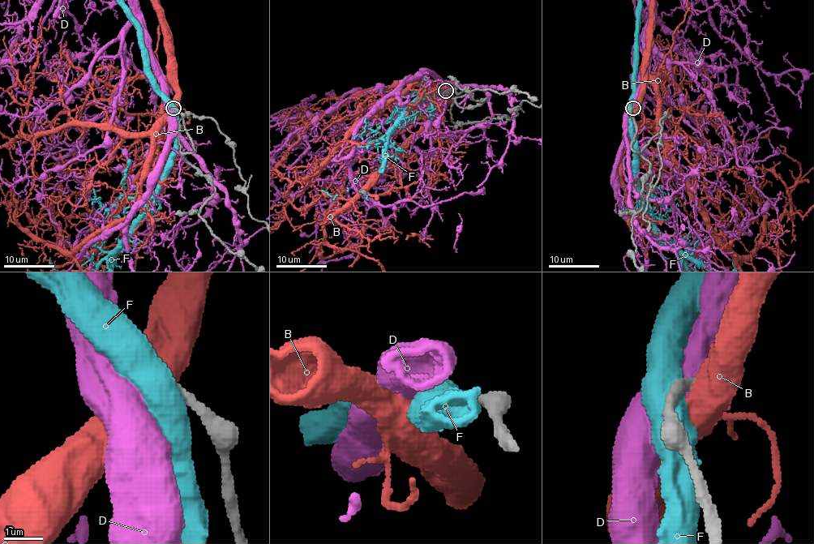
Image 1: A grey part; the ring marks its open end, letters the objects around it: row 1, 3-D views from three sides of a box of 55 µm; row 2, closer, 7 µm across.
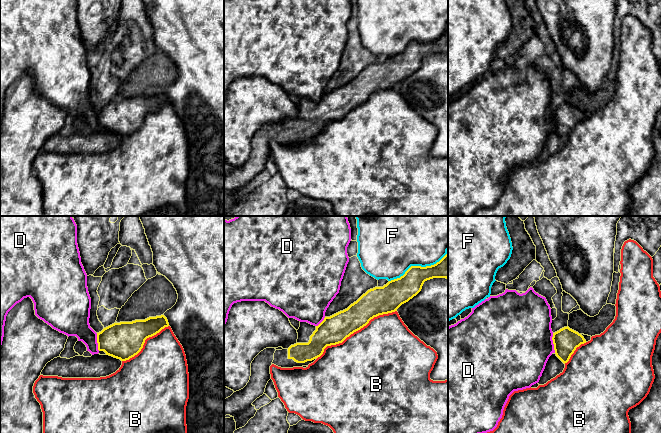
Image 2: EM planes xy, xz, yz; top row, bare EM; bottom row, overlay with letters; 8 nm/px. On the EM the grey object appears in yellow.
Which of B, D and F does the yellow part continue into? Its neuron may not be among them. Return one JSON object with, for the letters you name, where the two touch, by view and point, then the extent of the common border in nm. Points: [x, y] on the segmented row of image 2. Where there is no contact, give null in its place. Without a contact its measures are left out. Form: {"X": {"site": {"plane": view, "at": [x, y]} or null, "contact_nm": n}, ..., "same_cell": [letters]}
{"same_cell": []}

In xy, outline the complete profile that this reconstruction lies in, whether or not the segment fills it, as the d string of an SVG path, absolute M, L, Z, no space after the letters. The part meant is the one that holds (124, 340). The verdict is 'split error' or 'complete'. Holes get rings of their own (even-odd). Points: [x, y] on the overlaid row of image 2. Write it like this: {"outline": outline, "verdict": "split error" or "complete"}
{"outline": "M165 276L148 279L122 306L116 322L97 333L98 350L121 361L134 357L147 338L169 326L164 313L177 299L176 289Z", "verdict": "split error"}

